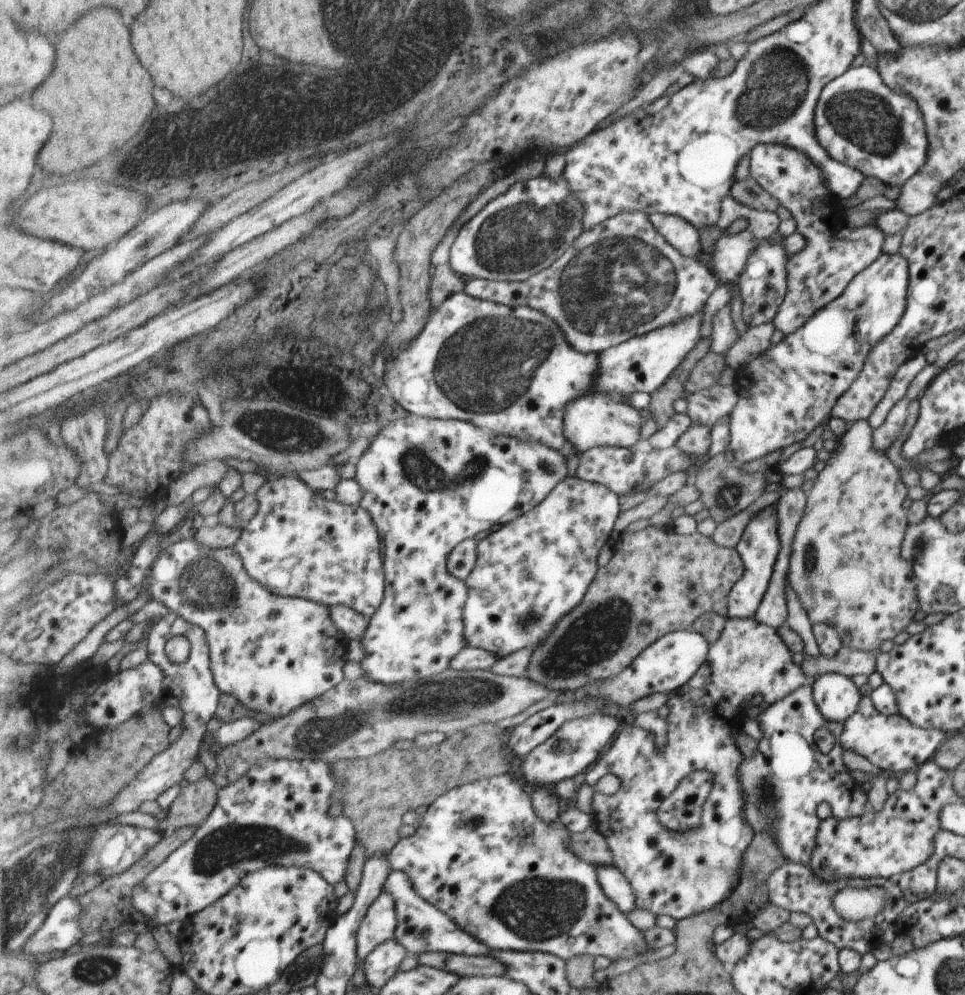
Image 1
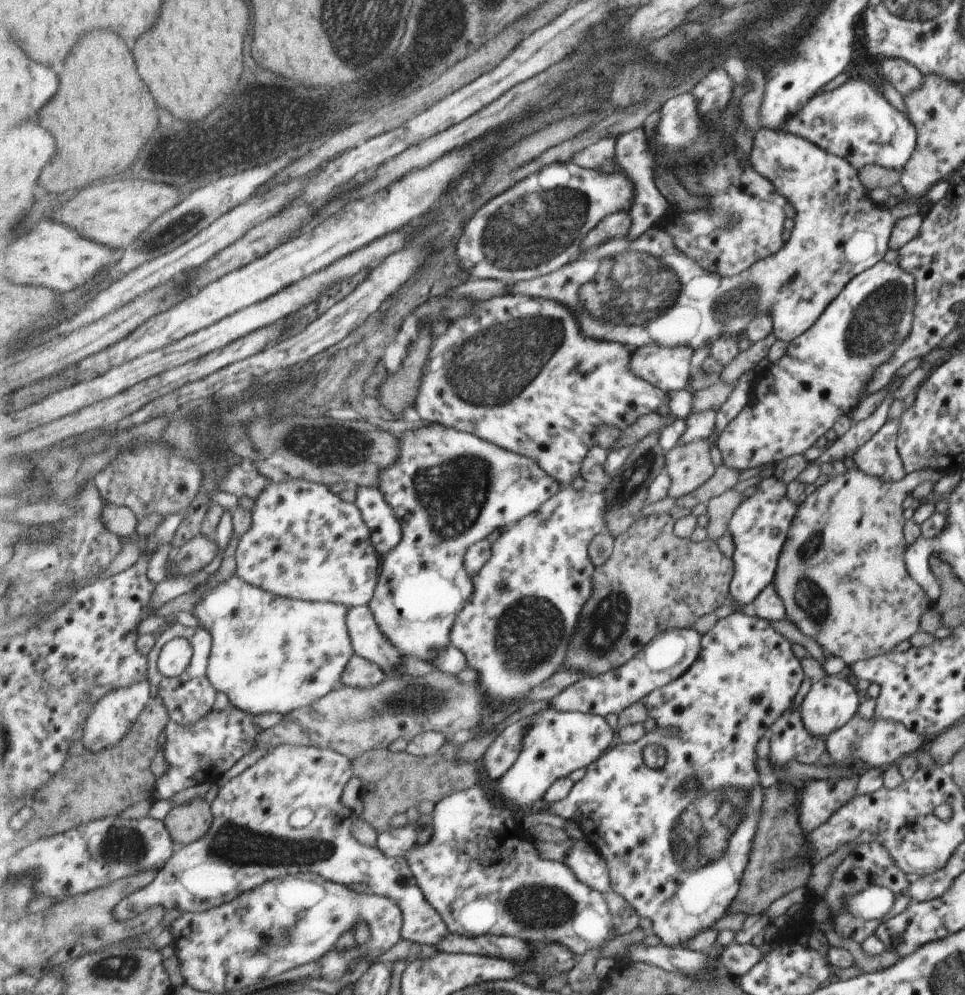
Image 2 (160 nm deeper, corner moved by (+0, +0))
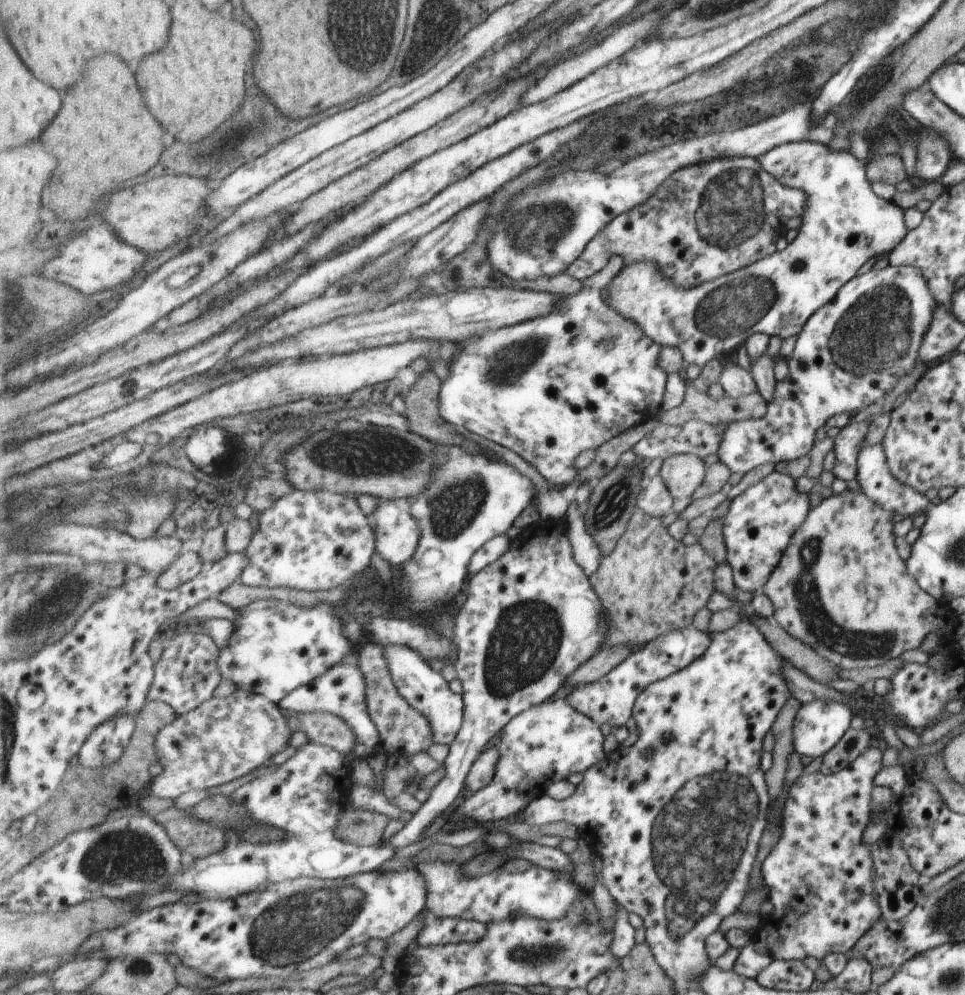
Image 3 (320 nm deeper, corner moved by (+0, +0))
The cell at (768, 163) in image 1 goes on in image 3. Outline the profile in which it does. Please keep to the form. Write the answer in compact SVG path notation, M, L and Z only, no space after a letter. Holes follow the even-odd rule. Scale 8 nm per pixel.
M799 141L782 144L769 150L761 156L761 166L765 166L764 170L768 171L773 178L776 178L783 186L789 188L799 189L804 191L807 198L807 204L805 205L805 214L801 215L801 226L797 230L795 238L785 246L781 251L777 251L775 254L770 254L767 257L760 258L759 261L755 261L751 265L745 266L743 269L737 269L732 273L717 277L708 283L698 284L696 287L685 289L678 287L672 282L669 276L665 276L664 272L660 270L656 262L653 261L640 261L634 262L628 267L625 267L619 275L617 275L609 284L609 296L605 301L610 307L617 309L617 312L622 317L627 317L638 322L638 325L662 347L673 347L680 350L681 356L683 356L684 365L695 365L699 368L708 364L712 358L719 358L735 350L738 345L743 344L747 338L751 337L755 333L763 333L768 337L779 337L785 339L793 334L799 334L800 328L803 323L808 320L809 316L815 312L820 306L823 306L826 302L829 302L835 293L845 284L855 272L859 270L859 267L869 258L879 259L885 254L889 254L897 245L903 240L905 233L908 230L905 228L904 214L901 208L897 207L893 201L888 201L873 194L870 189L870 183L868 182L867 174L865 174L865 164L867 164L867 158L857 158L847 151L829 151L825 145L819 143L813 143L811 141Z

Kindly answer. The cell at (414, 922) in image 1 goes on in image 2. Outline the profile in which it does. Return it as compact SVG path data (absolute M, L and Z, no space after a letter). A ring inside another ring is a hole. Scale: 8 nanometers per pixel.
M281 745L271 748L271 750L268 750L268 753L260 758L253 766L247 768L247 770L243 771L240 775L233 777L218 789L218 795L211 804L214 814L212 829L203 838L183 846L180 851L175 853L168 860L167 864L159 870L155 880L150 885L147 885L143 890L129 894L129 896L123 898L119 904L115 904L112 919L118 922L128 921L140 915L144 910L147 910L153 905L161 905L163 908L169 910L171 910L171 908L176 908L181 911L181 914L188 912L203 912L205 910L211 910L213 906L221 906L221 904L225 904L225 902L231 902L231 900L235 900L239 894L245 894L245 892L249 892L249 890L253 890L253 888L257 888L257 886L261 886L261 884L265 884L265 882L269 882L269 880L299 873L315 873L327 880L338 882L345 886L351 886L351 884L366 884L369 886L371 892L396 900L401 910L404 911L404 925L402 926L403 939L418 942L418 944L432 945L444 941L444 938L448 937L448 924L444 921L441 914L435 910L432 903L425 898L409 866L408 859L405 857L387 856L379 847L372 847L359 842L353 834L352 826L356 821L357 815L353 810L349 809L341 802L341 796L343 796L343 790L345 790L347 782L349 782L351 776L354 775L354 760L350 759L348 755L341 754L340 751L333 750L332 747Z

